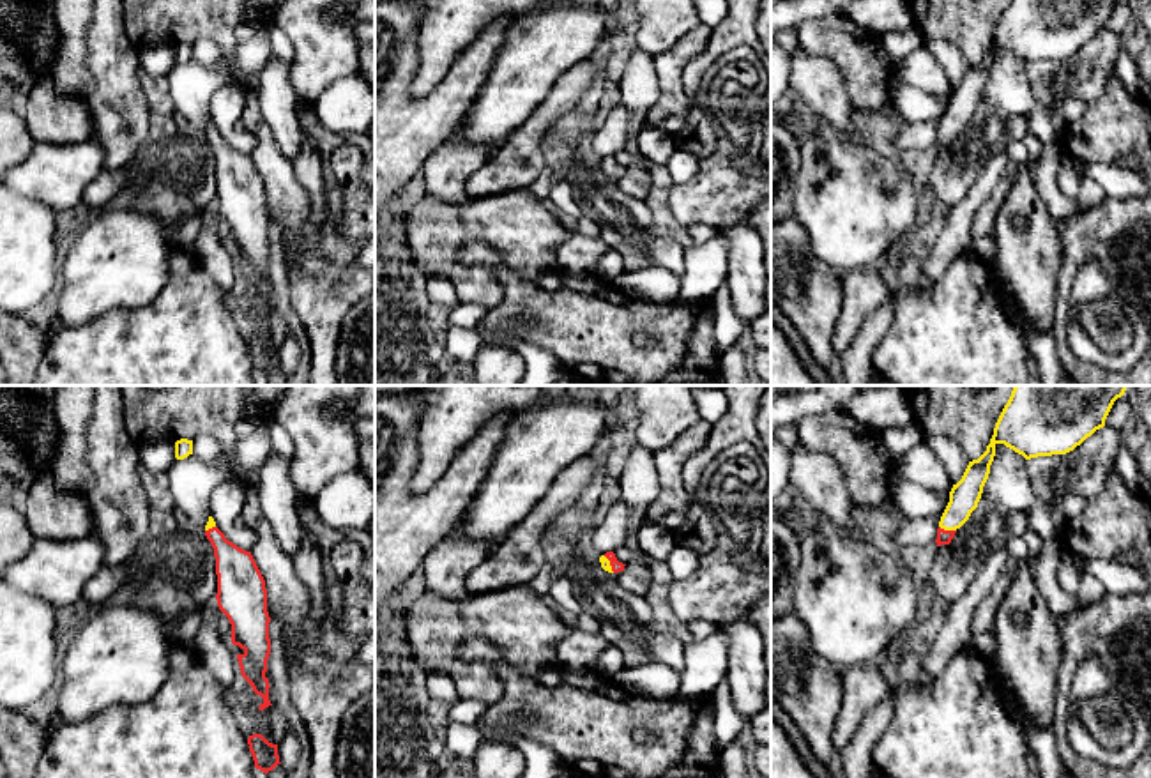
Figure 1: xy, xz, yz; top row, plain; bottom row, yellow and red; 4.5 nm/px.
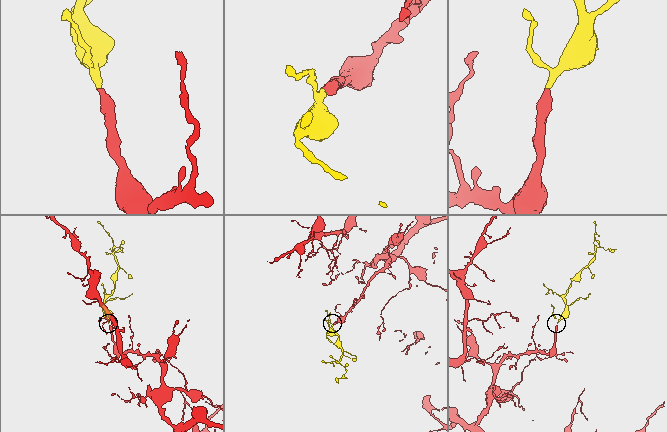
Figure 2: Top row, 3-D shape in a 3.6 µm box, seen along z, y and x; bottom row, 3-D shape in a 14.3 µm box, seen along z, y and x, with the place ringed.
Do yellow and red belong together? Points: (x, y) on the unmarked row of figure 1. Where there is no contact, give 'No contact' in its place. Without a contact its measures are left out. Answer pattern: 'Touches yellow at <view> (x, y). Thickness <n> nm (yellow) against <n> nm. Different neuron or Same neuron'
Touches yellow at yz (948, 133). Thickness 140 nm (yellow) against 60 nm. Same neuron

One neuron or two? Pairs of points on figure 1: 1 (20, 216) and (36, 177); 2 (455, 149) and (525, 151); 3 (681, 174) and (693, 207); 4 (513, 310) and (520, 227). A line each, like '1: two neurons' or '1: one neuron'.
1: two neurons
2: two neurons
3: two neurons
4: two neurons

